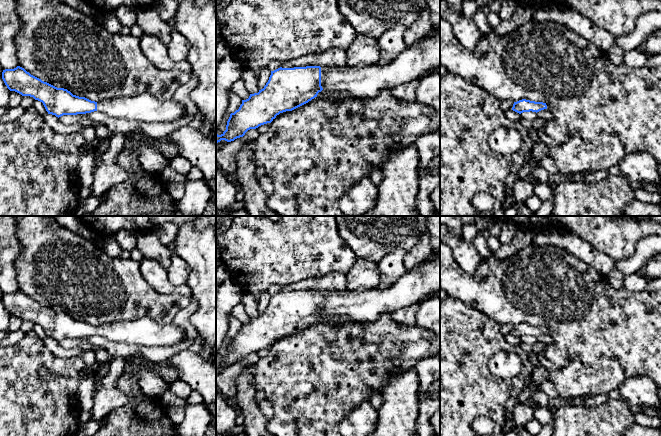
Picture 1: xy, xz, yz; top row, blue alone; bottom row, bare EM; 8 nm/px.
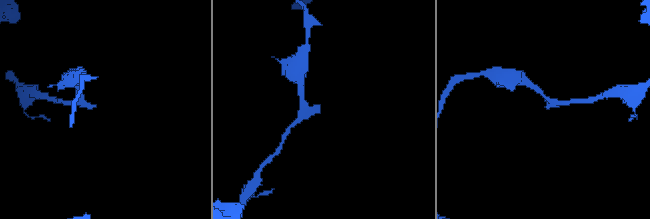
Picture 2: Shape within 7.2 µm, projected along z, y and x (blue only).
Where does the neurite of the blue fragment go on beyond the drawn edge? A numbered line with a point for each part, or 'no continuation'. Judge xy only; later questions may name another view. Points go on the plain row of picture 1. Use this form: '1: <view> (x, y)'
1: xy (144, 331)

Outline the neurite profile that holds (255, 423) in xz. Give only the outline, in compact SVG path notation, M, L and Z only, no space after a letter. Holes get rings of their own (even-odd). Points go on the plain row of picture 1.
M246 364L240 375L235 379L236 394L232 400L235 408L244 417L244 433L247 436L274 436L267 430L268 418L259 410L254 396L253 370Z

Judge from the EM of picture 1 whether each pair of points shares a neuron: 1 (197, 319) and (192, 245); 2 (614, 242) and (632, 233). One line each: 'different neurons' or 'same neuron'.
1: same neuron
2: same neuron

